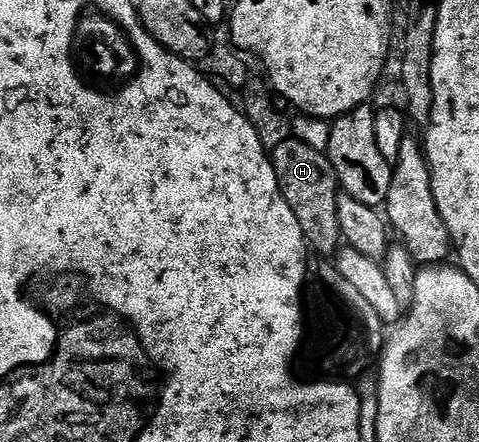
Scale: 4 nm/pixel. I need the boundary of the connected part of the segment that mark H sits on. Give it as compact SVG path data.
M294 136L286 138L277 148L270 151L271 163L277 176L277 184L301 224L301 232L308 247L319 256L331 256L340 249L343 242L341 220L337 220L337 200L341 193L339 181L333 172L333 164L326 153L317 148L309 148Z

